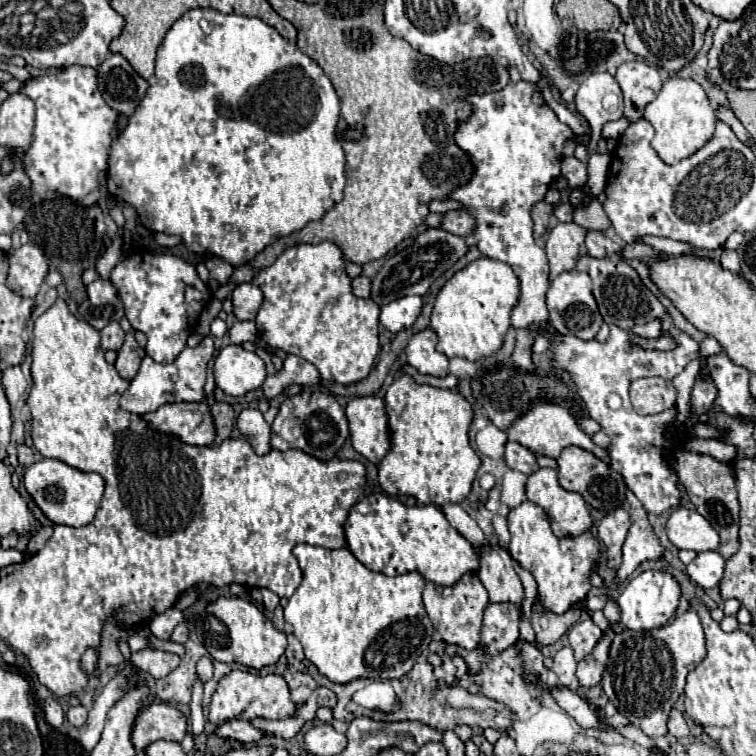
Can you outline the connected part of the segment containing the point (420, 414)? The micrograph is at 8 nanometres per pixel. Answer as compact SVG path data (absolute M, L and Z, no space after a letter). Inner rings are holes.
M402 374L396 378L388 390L386 390L386 416L388 416L388 428L390 428L390 450L378 464L378 482L390 496L414 496L420 498L422 504L434 504L438 500L438 506L446 502L460 502L468 496L472 482L476 478L476 472L480 468L480 458L472 450L468 442L468 426L472 422L472 408L470 402L464 400L454 390L434 388L428 384L418 384L412 376Z

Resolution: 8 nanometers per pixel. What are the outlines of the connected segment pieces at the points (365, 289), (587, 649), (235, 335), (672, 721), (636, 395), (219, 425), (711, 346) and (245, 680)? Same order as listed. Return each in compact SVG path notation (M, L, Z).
M362 274L352 280L352 290L358 298L370 298L370 284L372 284L372 280Z
M584 618L582 622L576 622L572 630L568 632L570 648L574 650L574 658L582 660L586 654L592 652L596 642L600 640L602 630L592 622L592 618Z
M236 322L232 332L228 332L232 344L244 344L256 340L256 324L254 322Z
M672 708L670 716L668 716L668 732L670 732L672 736L676 736L678 740L680 740L680 738L684 738L684 736L688 736L686 720L684 720L682 712L680 712L680 710L676 710L676 708Z
M640 378L632 382L630 398L638 414L660 414L676 406L676 388L664 378Z
M214 402L210 406L210 410L212 410L214 422L216 422L216 432L218 432L212 446L218 446L218 442L230 438L230 432L232 432L234 422L236 422L236 414L234 414L232 404L226 404L226 402Z
M708 336L702 344L700 344L700 356L710 356L710 354L718 354L722 350L722 346L718 344L718 340L714 340L712 336Z
M232 670L228 672L226 676L222 676L222 680L218 682L218 688L216 692L212 694L212 702L208 706L208 720L214 724L214 726L222 726L224 722L232 720L232 718L242 718L242 720L254 720L254 718L266 718L266 720L280 720L280 718L286 718L286 716L292 716L296 710L296 704L290 702L290 690L288 690L288 684L282 676L256 676L252 672L242 672L242 670Z

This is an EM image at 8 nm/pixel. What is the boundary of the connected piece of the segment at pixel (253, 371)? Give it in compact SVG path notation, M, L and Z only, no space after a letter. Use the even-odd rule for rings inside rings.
M242 346L220 348L214 360L214 380L230 396L244 396L258 390L266 378L266 366L262 358Z

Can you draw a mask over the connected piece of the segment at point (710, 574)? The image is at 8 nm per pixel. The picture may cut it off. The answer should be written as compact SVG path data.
M698 552L698 556L688 564L688 576L704 590L718 586L724 572L724 558L718 552Z

